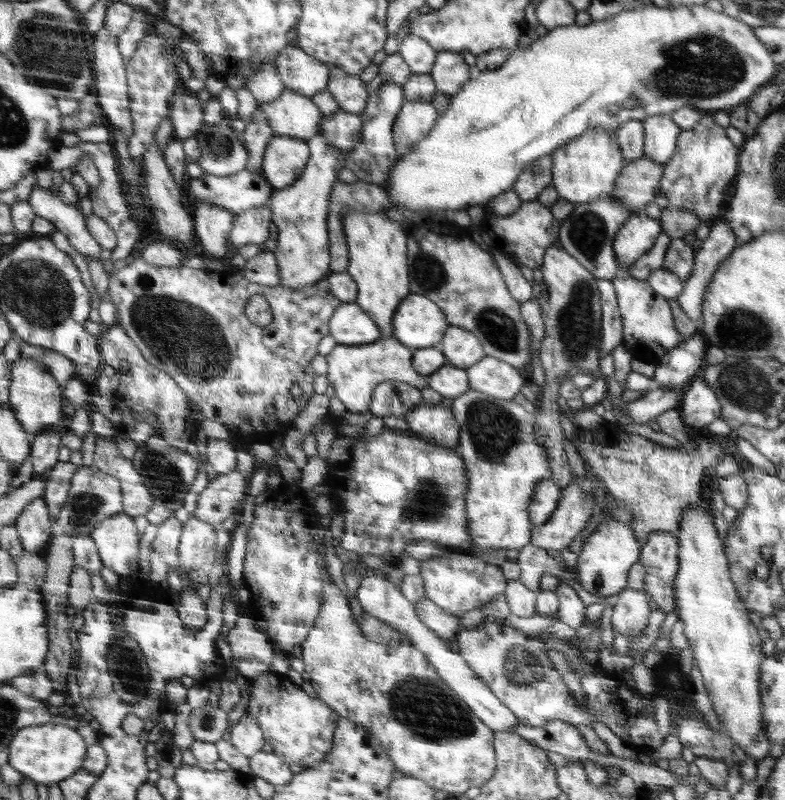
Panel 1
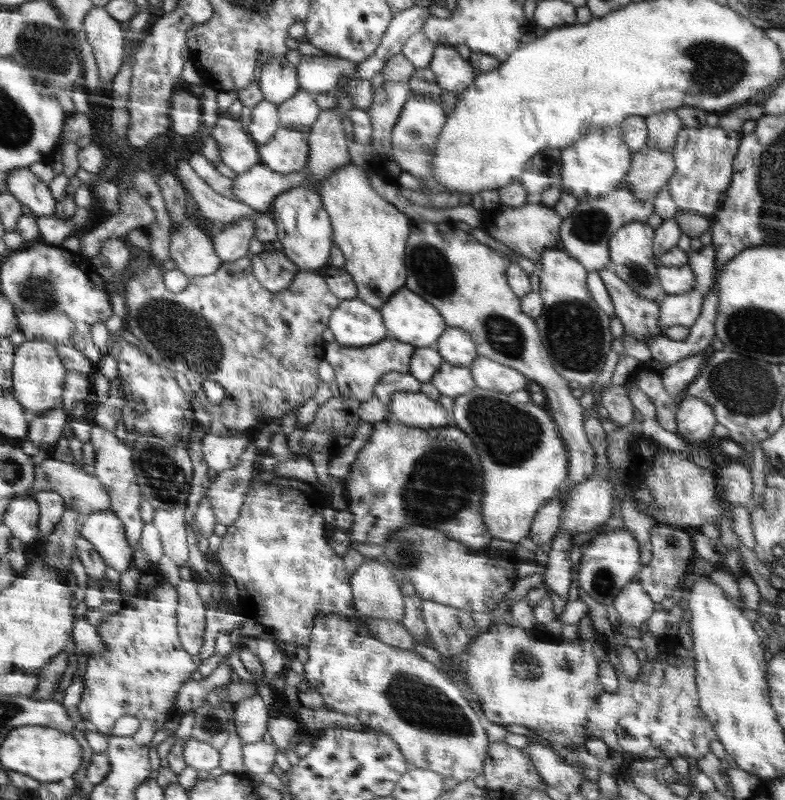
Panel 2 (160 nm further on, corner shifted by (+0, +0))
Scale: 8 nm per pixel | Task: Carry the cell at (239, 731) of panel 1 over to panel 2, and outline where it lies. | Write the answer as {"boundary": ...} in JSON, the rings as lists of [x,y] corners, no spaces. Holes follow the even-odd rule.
{"boundary":[[[251,695],[246,700],[237,702],[235,709],[232,727],[242,744],[262,741],[268,730],[269,717],[260,695]]]}

